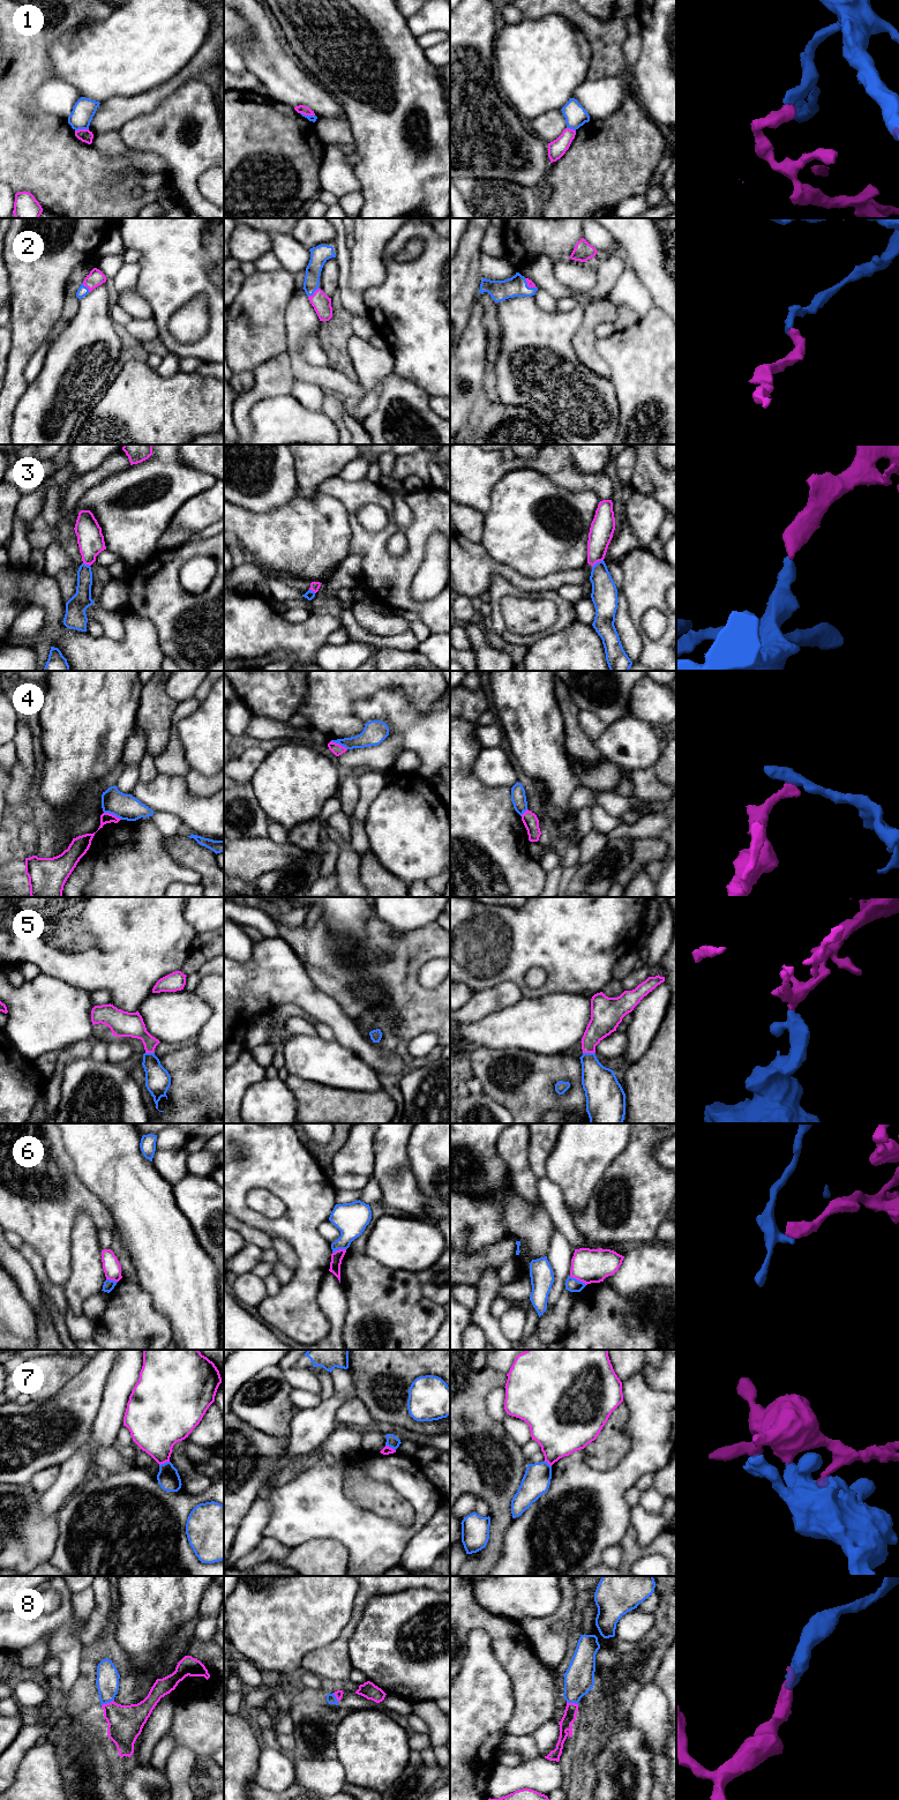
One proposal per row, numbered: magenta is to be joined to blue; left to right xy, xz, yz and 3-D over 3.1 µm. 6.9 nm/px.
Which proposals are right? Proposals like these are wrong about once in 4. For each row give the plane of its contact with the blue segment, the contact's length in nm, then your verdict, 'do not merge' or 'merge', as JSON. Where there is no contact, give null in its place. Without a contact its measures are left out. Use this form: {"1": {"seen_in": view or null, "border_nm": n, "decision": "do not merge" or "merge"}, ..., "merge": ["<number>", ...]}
{"1": {"seen_in": "xy", "border_nm": 100, "decision": "do not merge"}, "2": {"seen_in": "xz", "border_nm": 100, "decision": "merge"}, "3": {"seen_in": "yz", "border_nm": 100, "decision": "merge"}, "4": {"seen_in": "xy", "border_nm": 140, "decision": "do not merge"}, "5": {"seen_in": "yz", "border_nm": 90, "decision": "merge"}, "6": {"seen_in": "yz", "border_nm": 130, "decision": "do not merge"}, "7": {"seen_in": "xy", "border_nm": 80, "decision": "do not merge"}, "8": {"seen_in": "xy", "border_nm": 100, "decision": "merge"}, "merge": ["2", "3", "5", "8"]}

